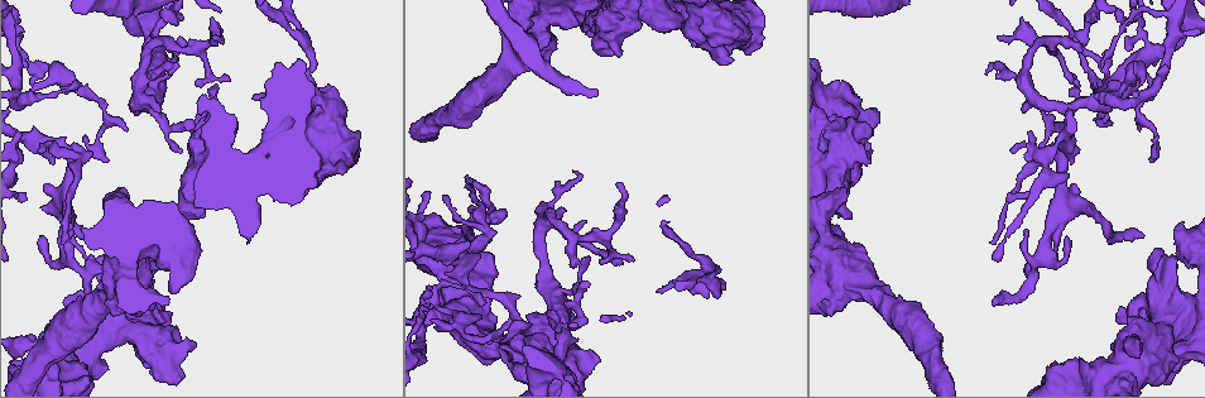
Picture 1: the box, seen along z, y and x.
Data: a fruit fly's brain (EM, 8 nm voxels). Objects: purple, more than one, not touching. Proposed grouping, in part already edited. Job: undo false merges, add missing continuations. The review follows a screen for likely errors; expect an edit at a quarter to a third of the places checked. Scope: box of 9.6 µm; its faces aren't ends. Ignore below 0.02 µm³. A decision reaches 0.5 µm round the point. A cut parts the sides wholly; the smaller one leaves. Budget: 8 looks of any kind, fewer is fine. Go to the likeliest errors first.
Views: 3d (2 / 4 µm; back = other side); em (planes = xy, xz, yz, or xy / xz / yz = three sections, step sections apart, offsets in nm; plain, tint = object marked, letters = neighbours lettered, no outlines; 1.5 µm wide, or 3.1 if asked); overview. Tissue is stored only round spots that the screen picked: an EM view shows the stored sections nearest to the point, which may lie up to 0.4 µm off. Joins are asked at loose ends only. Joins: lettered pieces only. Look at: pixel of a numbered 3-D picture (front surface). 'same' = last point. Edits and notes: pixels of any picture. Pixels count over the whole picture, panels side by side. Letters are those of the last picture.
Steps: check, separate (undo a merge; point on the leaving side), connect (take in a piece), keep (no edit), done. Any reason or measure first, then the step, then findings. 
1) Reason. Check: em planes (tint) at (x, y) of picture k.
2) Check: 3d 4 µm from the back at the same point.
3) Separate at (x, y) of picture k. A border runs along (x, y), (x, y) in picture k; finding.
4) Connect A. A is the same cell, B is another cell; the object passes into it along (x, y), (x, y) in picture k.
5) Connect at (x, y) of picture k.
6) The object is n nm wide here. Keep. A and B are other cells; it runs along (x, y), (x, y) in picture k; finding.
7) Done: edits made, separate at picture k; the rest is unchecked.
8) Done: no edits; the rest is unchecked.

Free end. Check: em planes (tint) at (573, 171) of picture 1.

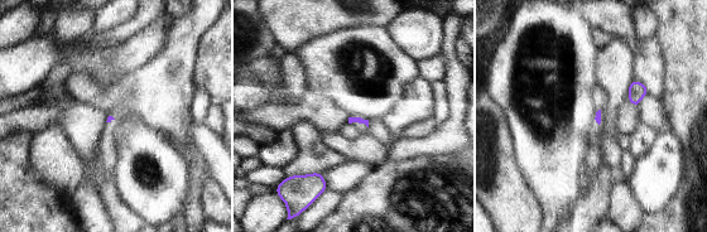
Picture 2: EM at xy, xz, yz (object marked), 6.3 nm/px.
Check: em planes (letters) at the same point.

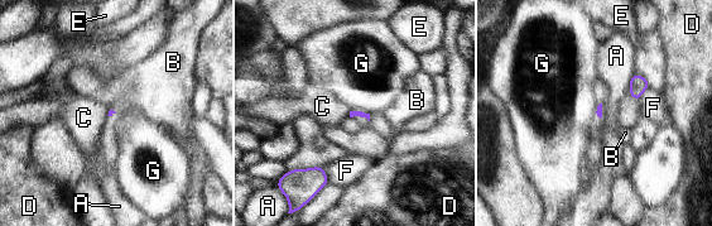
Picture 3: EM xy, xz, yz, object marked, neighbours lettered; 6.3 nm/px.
Keep. A, B, C, D, E, F and G are other cells; a border runs along (351, 110), (361, 110), (369, 114) in picture 3; no lettered piece goes on from it.

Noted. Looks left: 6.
Check: em planes (tint) at (572, 325) of picture 1.

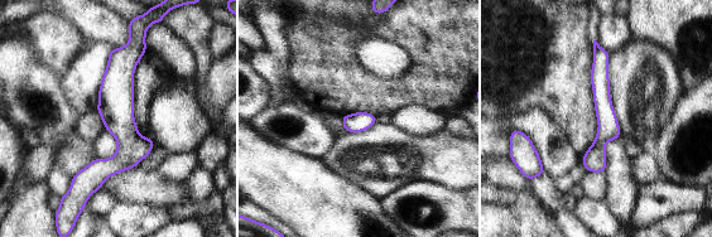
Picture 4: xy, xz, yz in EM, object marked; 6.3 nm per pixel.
Check: em planes (letters) at the same point.

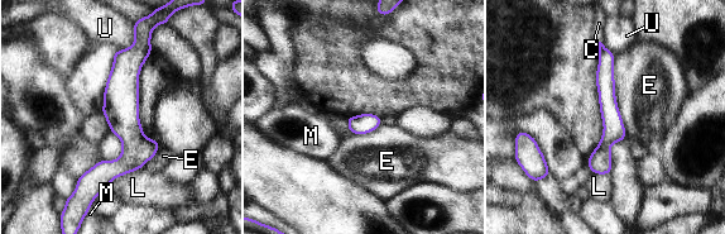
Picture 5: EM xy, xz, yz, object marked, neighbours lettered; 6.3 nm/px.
Keep. C, E, L, M and U are other cells; a border runs along (614, 56), (614, 96), (627, 134) in picture 5; continuous, no second neuron.

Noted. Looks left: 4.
Thin end. Check: 3d 2 µm at (62, 244) of picture 1.

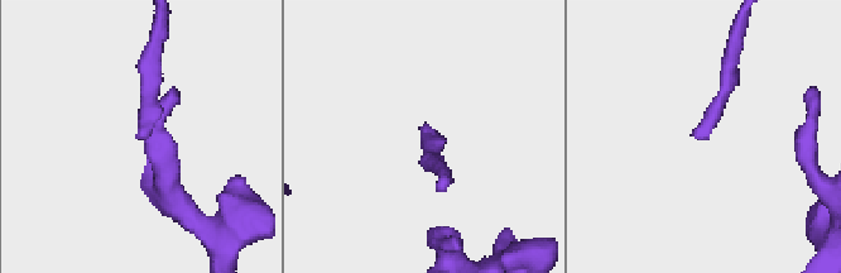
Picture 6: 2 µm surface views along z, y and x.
Shape alone is not enough. Check: em yz step 4 (tint) at (147, 138) of picture 6.

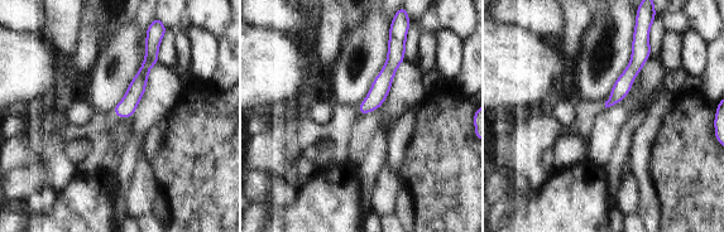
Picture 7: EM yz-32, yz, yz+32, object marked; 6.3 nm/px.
Cut it another way. Check: em planes (letters) at the same point.

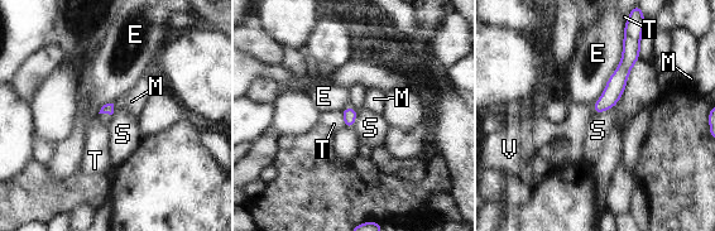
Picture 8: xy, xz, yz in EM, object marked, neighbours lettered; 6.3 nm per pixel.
Keep. E, M, S, T and V are other cells; it runs along (636, 49), (612, 95), (596, 110) in picture 8; no lettered piece goes on from it.

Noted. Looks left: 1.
Done: no edits; the rest is unchecked.

